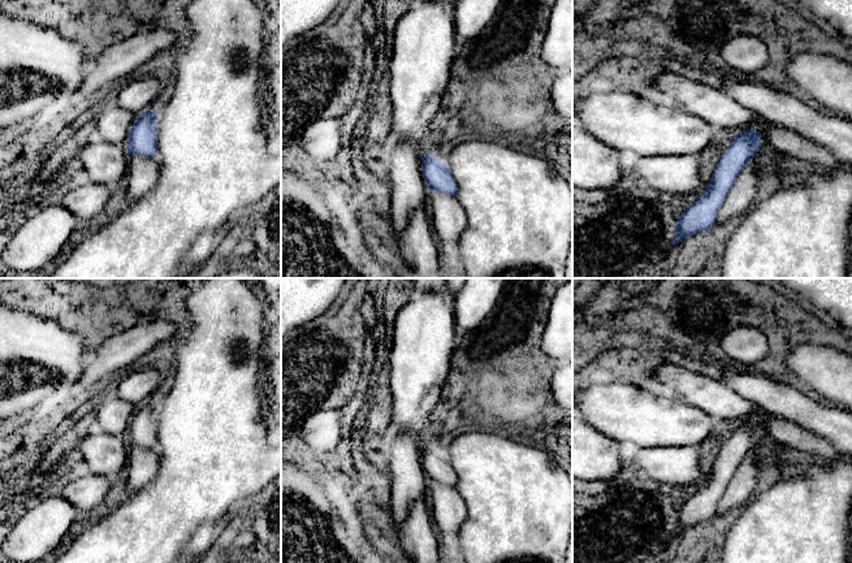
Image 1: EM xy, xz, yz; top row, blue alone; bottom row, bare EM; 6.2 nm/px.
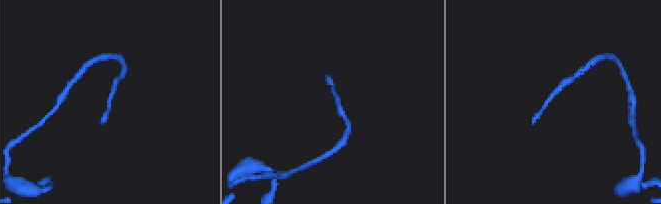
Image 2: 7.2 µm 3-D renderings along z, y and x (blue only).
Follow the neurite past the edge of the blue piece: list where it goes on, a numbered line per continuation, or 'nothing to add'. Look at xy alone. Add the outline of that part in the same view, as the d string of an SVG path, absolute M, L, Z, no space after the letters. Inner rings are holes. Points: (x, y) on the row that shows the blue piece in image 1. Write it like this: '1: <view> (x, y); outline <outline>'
1: xy (143, 172); outline M127 156L127 170L121 191L121 204L147 195L156 185L160 177L160 165L157 156Z

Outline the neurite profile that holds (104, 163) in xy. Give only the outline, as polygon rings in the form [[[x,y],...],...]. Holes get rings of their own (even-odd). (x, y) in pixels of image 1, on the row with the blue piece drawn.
[[[108,142],[87,144],[81,153],[81,166],[91,183],[114,185],[125,182],[127,156],[126,146]]]

